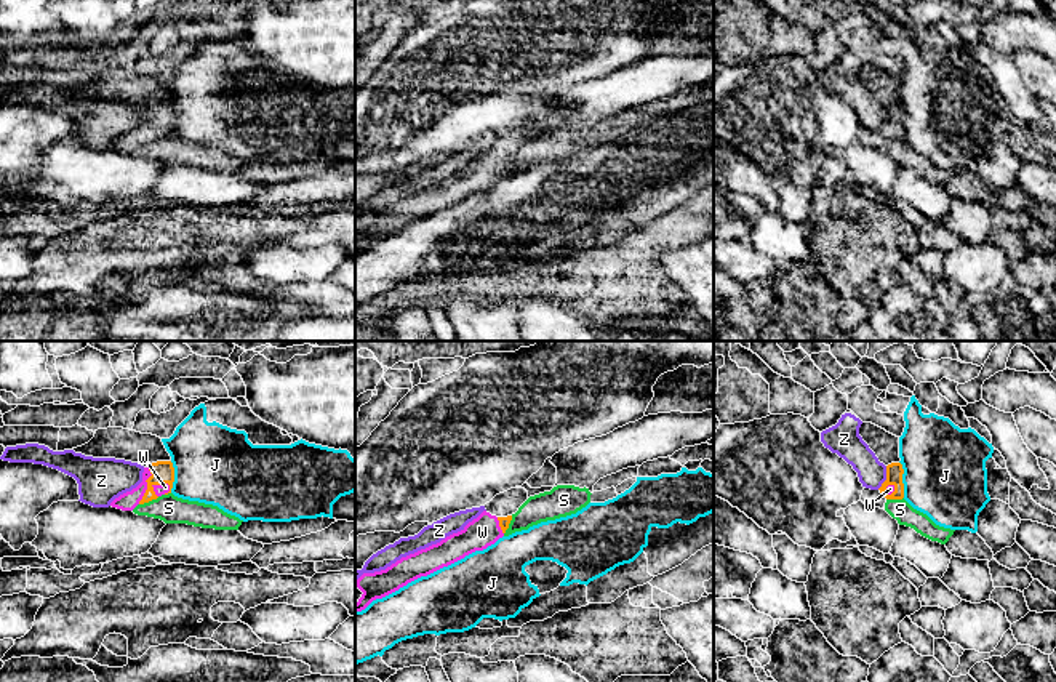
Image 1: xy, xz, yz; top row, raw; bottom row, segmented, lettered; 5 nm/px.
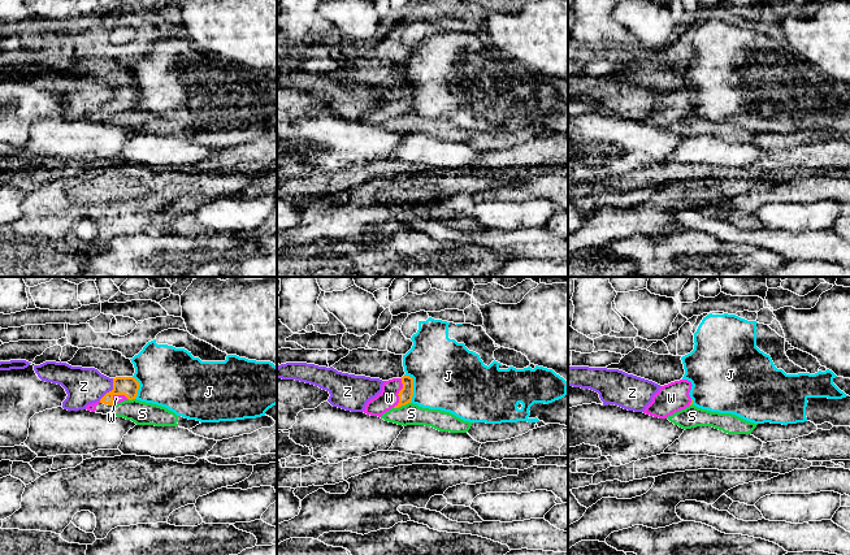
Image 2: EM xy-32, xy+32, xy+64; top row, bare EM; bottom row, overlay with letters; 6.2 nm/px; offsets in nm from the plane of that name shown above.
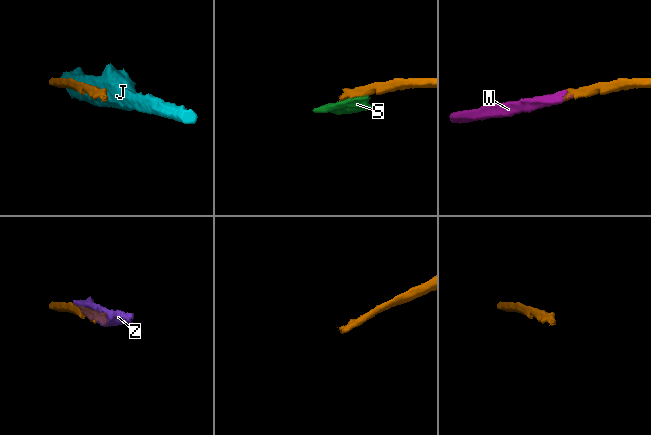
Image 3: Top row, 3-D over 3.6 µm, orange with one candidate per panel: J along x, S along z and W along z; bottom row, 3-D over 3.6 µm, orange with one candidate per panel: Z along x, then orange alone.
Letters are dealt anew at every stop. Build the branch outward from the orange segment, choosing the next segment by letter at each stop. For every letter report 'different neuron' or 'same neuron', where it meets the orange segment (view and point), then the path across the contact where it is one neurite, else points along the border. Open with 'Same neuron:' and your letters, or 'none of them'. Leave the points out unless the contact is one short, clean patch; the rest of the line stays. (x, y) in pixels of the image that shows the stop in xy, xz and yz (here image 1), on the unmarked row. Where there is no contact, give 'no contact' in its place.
Same neuron: W
J: different neuron; meets orange in yz at (901, 120)
S: different neuron; meets orange in xy at (149, 141)
W: same neuron; meets orange in xy at (162, 125); runs through xy (162, 114), (162, 125), (164, 130)
Z: different neuron; meets orange in yz at (887, 119)

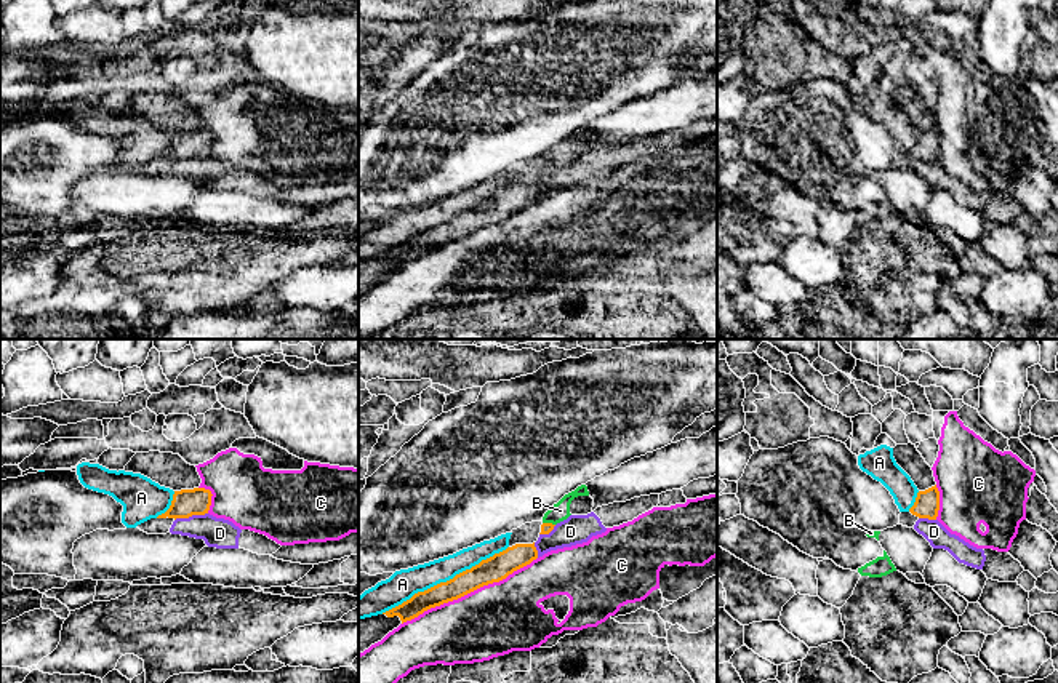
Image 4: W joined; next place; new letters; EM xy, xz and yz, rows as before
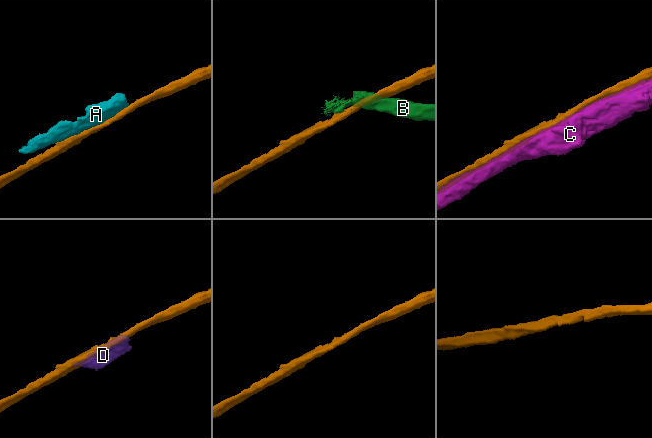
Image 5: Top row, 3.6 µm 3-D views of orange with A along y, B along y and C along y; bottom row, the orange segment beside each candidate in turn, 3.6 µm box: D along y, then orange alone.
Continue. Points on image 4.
Same neuron: none of them
A: different neuron; meets orange in xz at (444, 224)
B: different neuron; meets orange in xz at (549, 165); border along xz (543, 163), (554, 167)
C: different neuron; meets orange in xz at (469, 234)
D: different neuron; meets orange in xy at (191, 157)

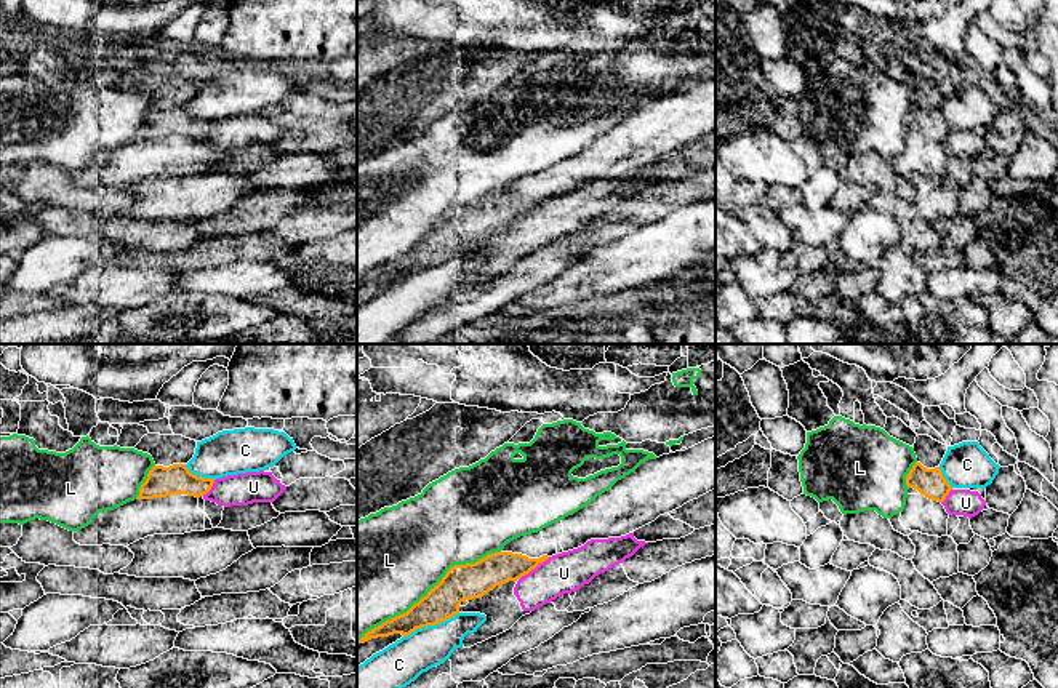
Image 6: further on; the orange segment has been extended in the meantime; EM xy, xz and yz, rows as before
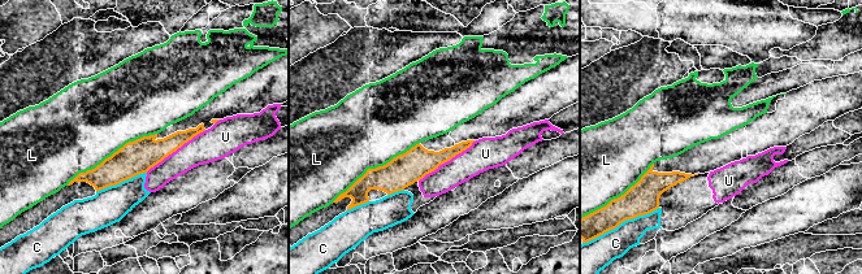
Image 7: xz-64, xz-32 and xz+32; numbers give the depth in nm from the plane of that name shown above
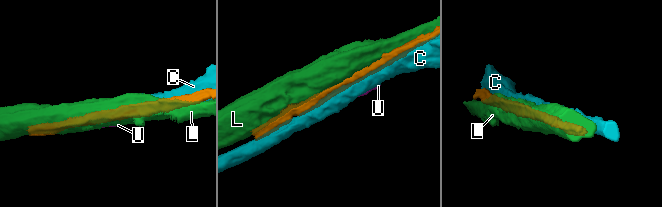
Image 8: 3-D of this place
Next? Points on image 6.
Same neuron: none of them
C: different neuron; meets orange in xz at (431, 266)
L: different neuron; meets orange in xz at (428, 234)
U: different neuron; meets orange in xz at (533, 210)

